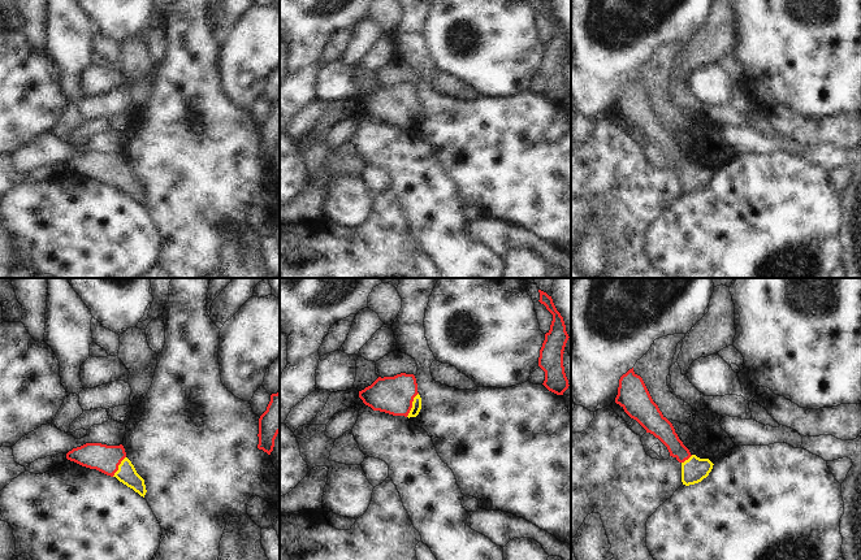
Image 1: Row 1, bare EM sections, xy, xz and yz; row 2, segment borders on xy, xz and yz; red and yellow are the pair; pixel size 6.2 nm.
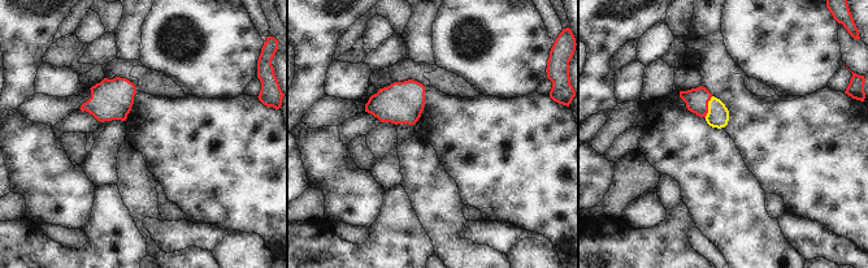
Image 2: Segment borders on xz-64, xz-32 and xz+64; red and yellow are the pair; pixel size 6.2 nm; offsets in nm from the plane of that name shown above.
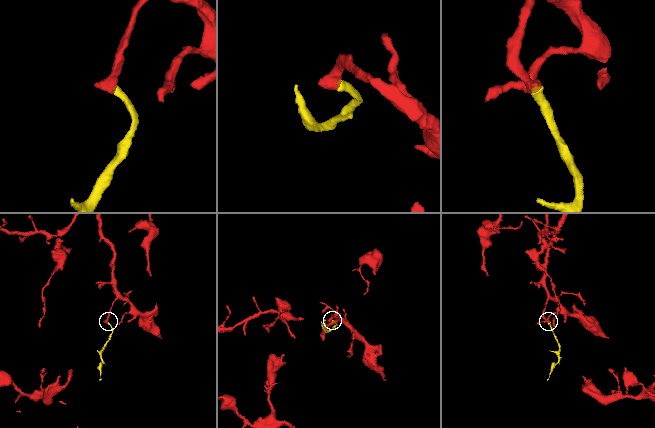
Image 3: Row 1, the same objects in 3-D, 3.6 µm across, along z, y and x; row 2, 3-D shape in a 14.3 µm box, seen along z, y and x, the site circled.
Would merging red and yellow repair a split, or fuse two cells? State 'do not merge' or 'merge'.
merge

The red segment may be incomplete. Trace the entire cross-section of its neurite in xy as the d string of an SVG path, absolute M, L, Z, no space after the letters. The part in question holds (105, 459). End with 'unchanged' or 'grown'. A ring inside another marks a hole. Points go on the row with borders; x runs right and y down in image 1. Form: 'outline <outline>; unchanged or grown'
outline M86 443L69 451L66 459L82 466L116 477L143 498L147 492L144 479L137 473L134 465L126 457L122 444L107 446L101 443Z; grown

